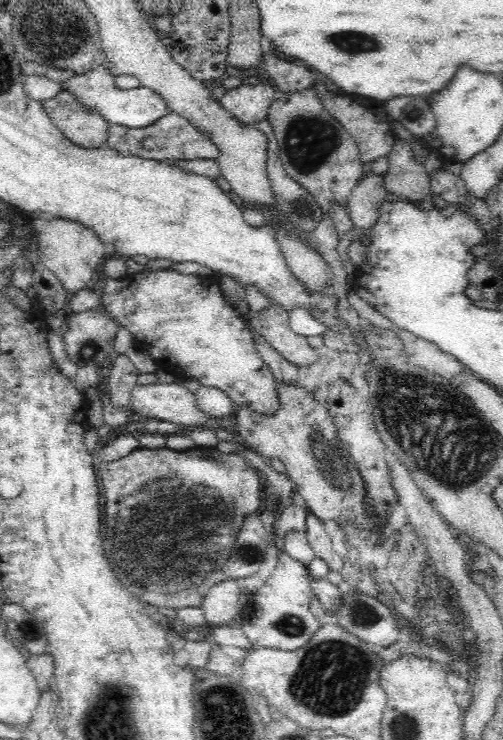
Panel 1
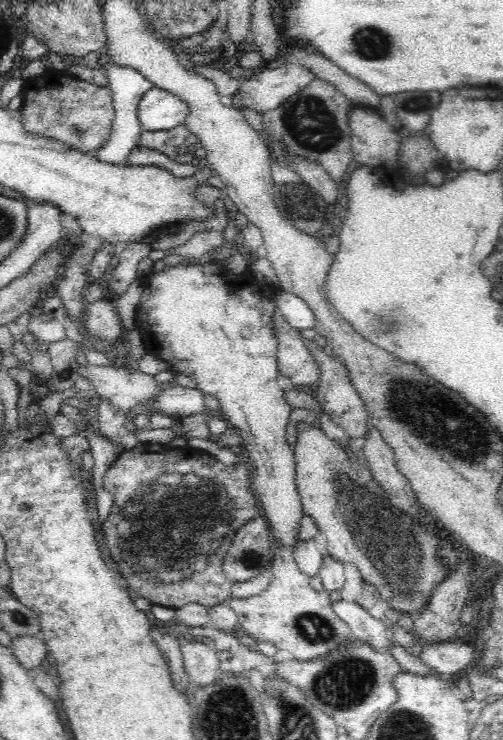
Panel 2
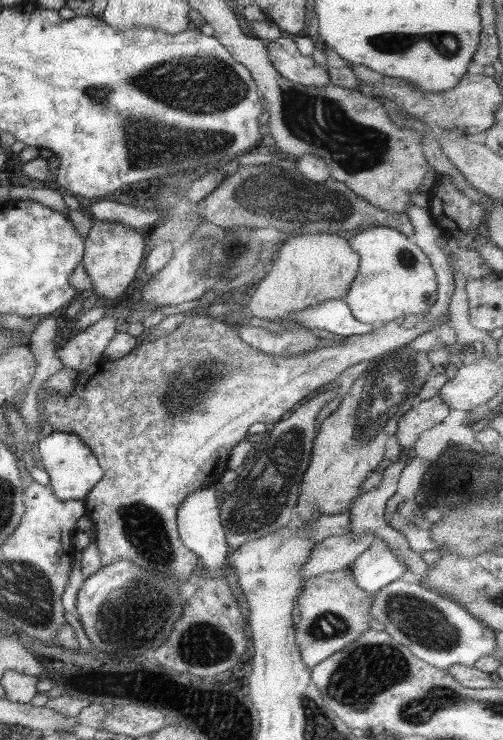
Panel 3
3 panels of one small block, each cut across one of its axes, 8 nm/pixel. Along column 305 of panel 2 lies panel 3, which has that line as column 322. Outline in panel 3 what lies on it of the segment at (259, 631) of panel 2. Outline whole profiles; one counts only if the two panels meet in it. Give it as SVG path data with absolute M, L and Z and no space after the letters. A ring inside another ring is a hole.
M349 566L337 572L325 572L308 578L301 585L303 588L298 593L295 606L299 611L299 621L294 624L293 639L301 653L301 661L309 671L333 652L341 650L345 644L349 644L351 640L370 629L367 622L372 619L368 612L372 595L360 590L353 580ZM363 604L367 606L362 608ZM325 619L327 621L324 621Z

